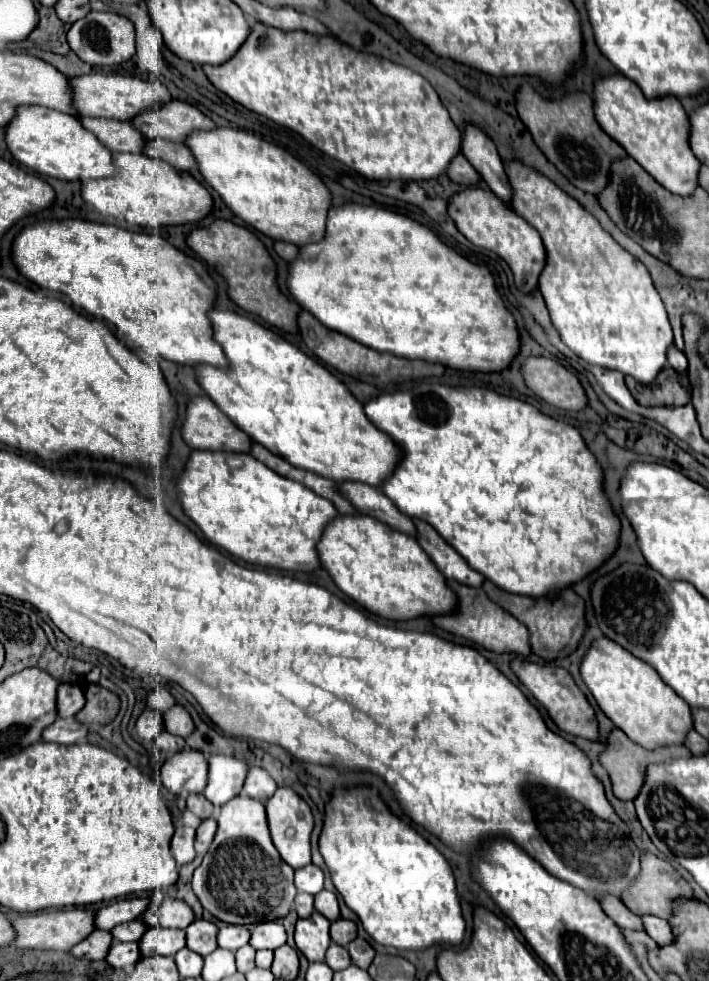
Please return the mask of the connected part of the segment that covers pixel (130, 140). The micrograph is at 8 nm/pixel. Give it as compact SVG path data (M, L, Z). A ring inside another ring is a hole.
M80 118L80 124L112 152L142 152L144 136L134 126L130 126L130 122L110 118Z

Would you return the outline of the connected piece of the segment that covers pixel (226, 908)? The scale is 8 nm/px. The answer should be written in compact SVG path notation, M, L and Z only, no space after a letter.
M240 794L220 806L216 822L218 832L206 854L206 866L198 866L192 878L192 890L198 896L202 908L208 910L214 918L228 924L256 924L262 920L276 920L286 916L296 896L296 886L292 882L294 870L280 858L278 850L270 840L264 804L256 802L254 798L248 798L246 794Z

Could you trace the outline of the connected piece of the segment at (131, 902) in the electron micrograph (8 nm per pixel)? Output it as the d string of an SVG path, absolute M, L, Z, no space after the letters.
M128 898L128 900L116 900L112 904L102 906L94 916L94 926L98 930L112 930L118 924L136 920L148 906L146 898Z

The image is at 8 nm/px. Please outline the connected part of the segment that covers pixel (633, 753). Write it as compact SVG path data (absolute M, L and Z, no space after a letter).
M614 728L608 736L608 744L606 744L606 750L600 754L600 764L602 768L608 772L610 776L610 782L612 782L612 792L616 798L620 800L632 800L636 798L640 786L642 786L642 780L644 780L644 770L648 764L652 762L664 762L668 758L688 758L690 752L684 748L684 746L664 746L664 748L656 748L656 750L644 750L642 746L630 742L630 738Z

